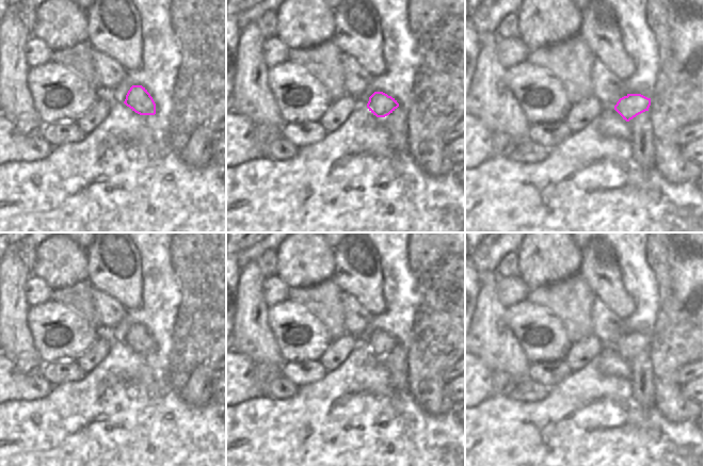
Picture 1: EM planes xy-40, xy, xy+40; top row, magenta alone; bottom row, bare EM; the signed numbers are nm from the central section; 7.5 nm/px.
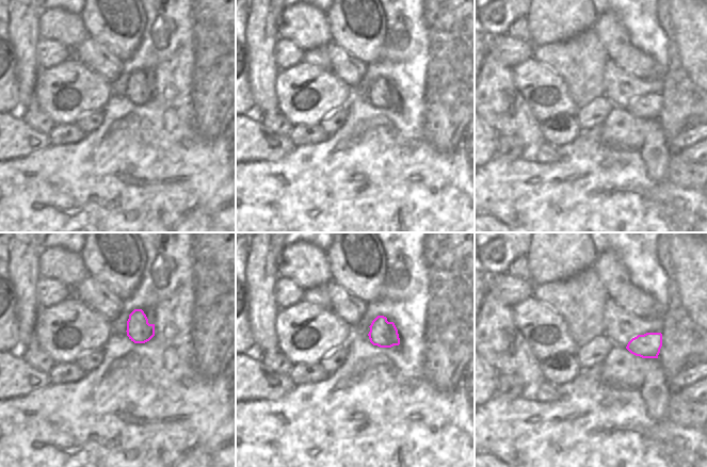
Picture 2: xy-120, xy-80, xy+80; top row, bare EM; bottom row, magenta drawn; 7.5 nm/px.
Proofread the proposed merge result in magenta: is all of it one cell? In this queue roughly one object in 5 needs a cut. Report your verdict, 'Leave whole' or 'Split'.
Leave whole.

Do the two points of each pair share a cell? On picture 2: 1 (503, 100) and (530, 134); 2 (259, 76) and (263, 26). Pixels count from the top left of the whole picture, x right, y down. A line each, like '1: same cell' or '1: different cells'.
1: same cell
2: same cell

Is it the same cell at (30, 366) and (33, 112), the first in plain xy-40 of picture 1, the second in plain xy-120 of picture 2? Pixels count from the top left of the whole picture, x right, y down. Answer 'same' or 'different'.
same

